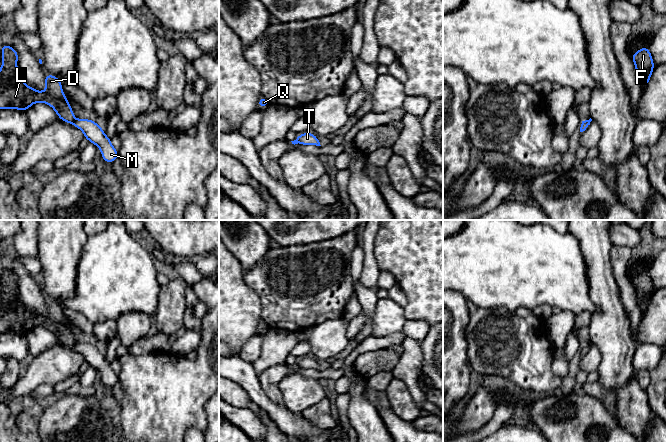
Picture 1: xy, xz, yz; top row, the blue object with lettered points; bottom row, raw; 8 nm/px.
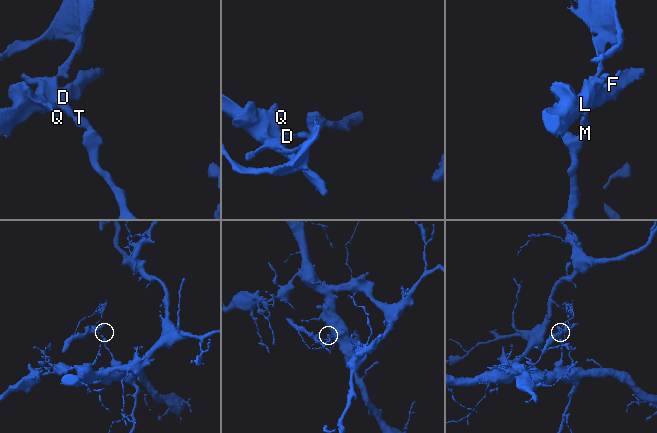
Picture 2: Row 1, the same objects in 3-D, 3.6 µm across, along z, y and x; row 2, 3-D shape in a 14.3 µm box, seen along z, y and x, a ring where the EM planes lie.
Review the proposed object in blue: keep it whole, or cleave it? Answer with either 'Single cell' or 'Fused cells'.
Fused cells

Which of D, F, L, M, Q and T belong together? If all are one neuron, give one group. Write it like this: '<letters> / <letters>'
D F L Q / M T

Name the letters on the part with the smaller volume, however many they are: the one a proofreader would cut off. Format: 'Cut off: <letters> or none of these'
Cut off: D, F, L, Q

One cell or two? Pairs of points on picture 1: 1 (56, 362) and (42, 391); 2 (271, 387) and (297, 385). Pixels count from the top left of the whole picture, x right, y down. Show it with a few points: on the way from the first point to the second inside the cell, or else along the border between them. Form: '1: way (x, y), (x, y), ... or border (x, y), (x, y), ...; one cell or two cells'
1: border (52, 384), (40, 384), (29, 395); two cells
2: border (297, 372), (279, 382), (285, 405); two cells

